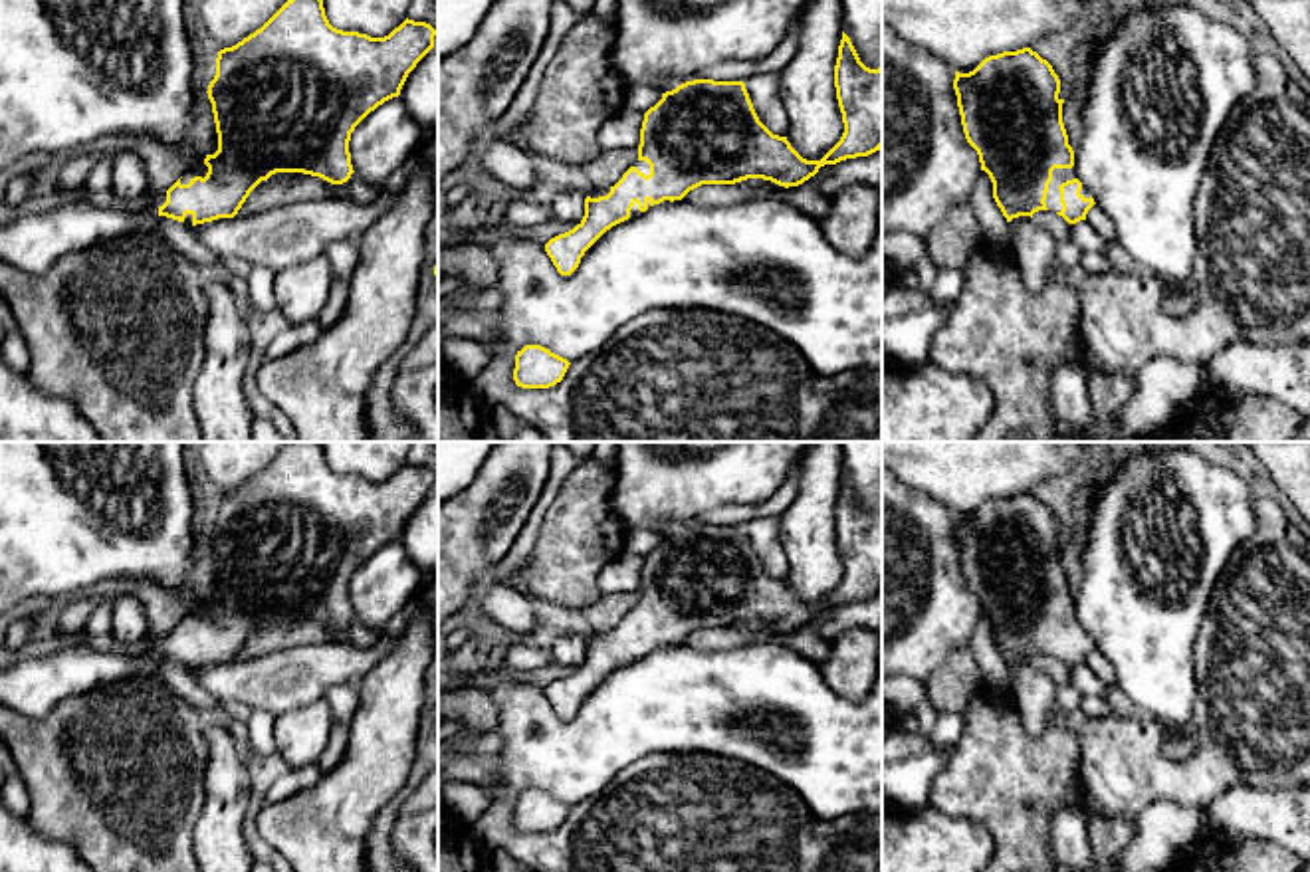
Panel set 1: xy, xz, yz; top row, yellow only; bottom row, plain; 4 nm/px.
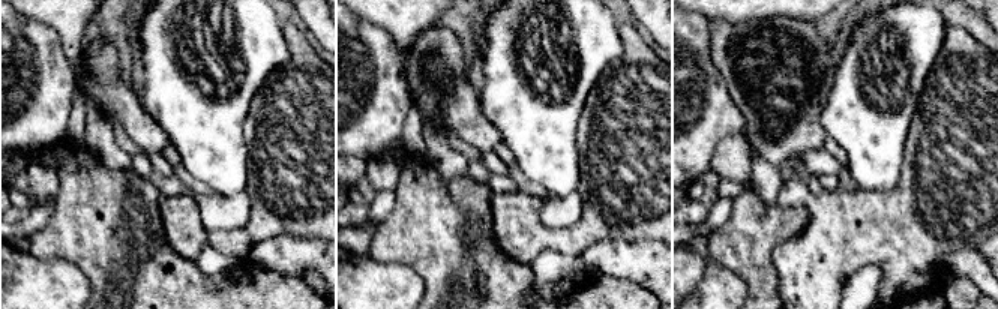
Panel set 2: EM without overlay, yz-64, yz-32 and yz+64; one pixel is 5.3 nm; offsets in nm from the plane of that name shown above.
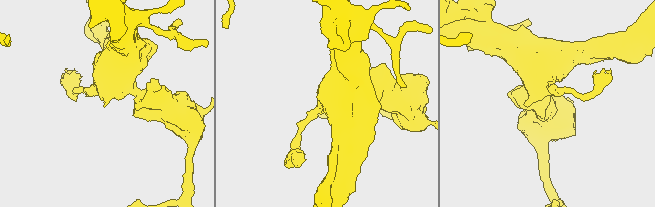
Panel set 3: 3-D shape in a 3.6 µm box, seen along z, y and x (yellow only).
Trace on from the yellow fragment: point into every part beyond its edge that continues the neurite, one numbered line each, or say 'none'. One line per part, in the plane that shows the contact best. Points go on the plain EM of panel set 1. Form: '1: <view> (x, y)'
1: yz (1059, 619)

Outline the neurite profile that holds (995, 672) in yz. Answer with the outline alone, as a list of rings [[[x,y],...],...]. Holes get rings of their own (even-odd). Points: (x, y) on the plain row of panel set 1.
[[[985,614],[977,620],[969,650],[981,670],[985,686],[999,696],[1015,696],[1011,670],[993,642],[993,626]]]

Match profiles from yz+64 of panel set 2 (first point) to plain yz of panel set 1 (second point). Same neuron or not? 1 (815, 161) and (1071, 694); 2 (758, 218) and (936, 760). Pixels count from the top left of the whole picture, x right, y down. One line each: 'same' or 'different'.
1: different
2: different

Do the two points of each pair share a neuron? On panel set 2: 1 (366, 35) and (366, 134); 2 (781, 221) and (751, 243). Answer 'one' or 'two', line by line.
1: one
2: one

